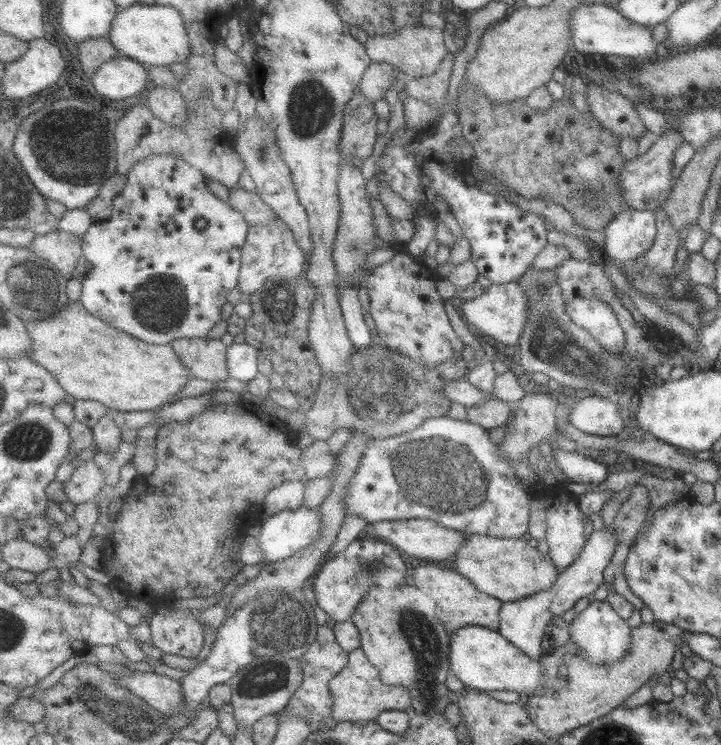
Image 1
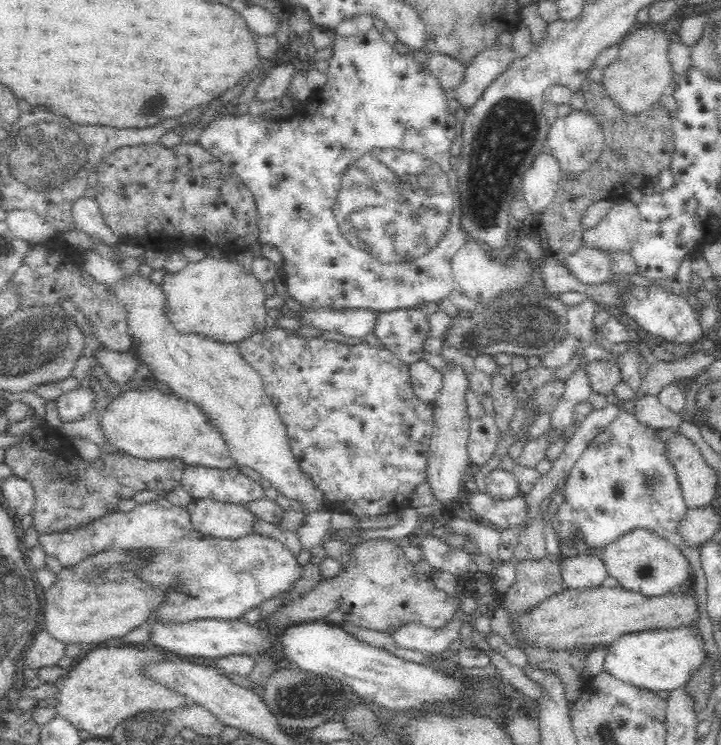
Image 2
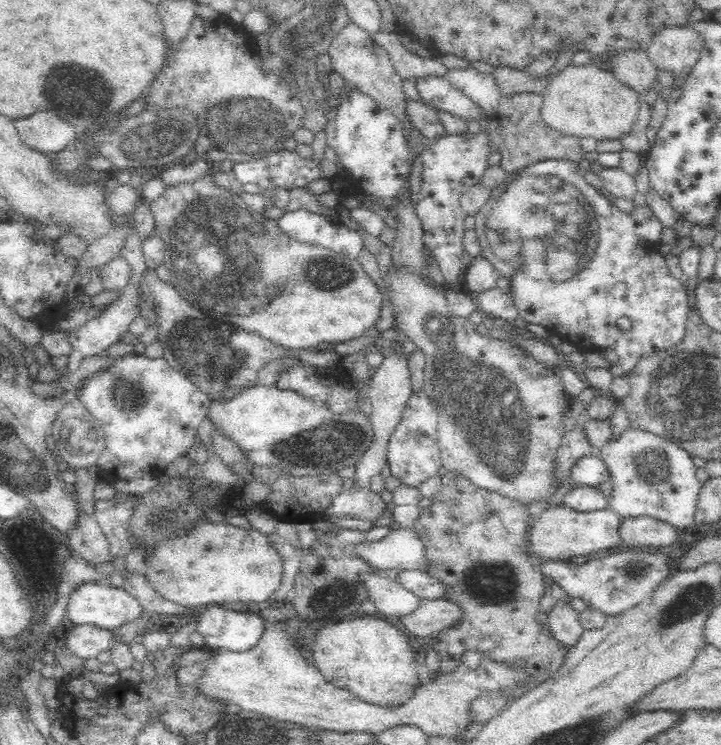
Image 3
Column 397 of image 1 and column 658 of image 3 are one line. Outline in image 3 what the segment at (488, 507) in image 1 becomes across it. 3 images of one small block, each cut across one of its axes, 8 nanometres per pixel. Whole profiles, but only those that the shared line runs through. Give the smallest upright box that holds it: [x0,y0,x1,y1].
[598,430,703,529]

